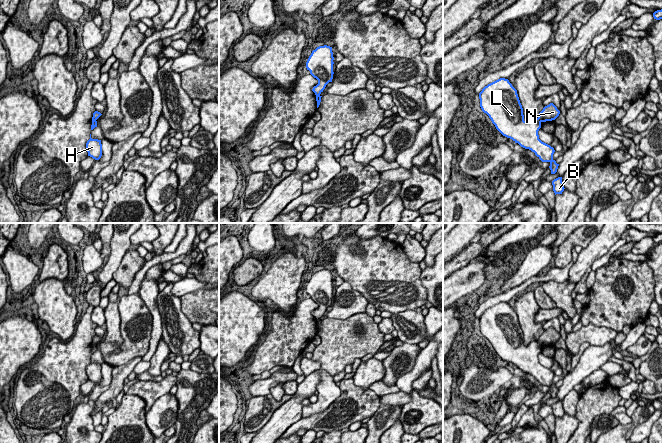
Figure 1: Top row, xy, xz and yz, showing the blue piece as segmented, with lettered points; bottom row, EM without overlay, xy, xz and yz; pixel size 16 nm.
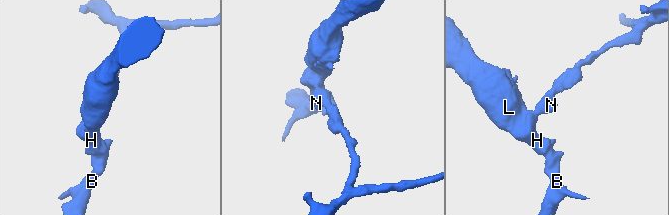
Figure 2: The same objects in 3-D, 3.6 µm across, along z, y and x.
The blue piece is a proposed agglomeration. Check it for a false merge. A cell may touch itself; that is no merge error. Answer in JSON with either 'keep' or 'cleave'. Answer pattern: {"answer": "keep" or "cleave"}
{"answer": "cleave"}

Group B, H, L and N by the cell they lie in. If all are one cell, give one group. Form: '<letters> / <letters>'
B H L / N

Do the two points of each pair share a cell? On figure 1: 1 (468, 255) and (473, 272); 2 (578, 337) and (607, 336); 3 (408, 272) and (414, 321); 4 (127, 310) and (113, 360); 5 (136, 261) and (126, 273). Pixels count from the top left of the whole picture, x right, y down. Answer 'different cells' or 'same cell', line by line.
1: different cells
2: same cell
3: different cells
4: same cell
5: same cell

